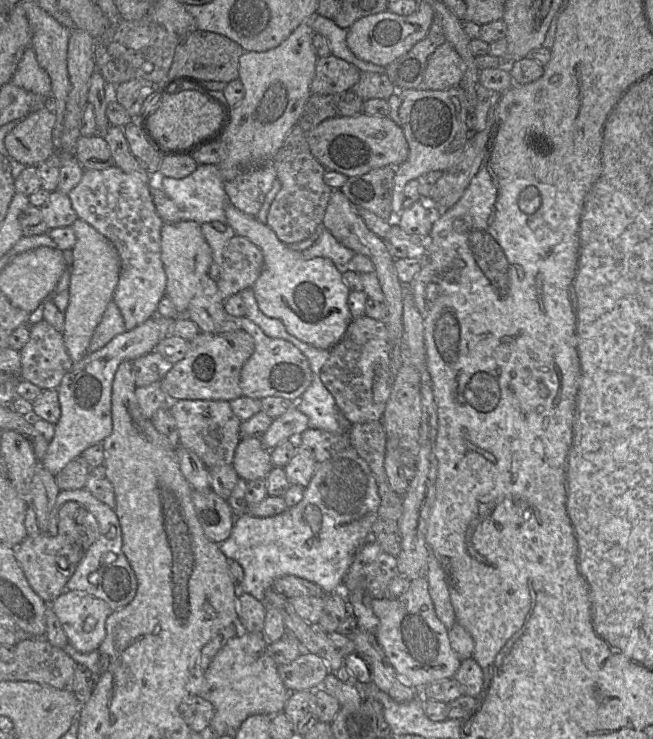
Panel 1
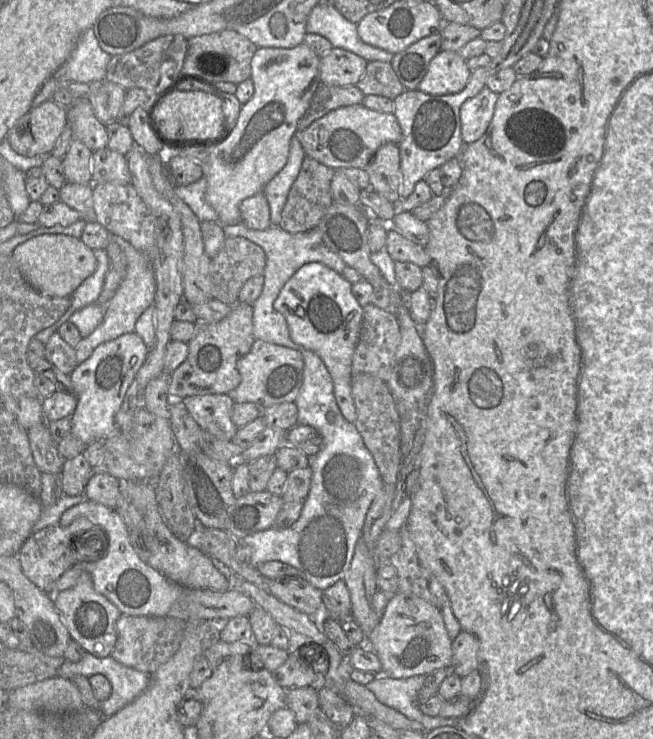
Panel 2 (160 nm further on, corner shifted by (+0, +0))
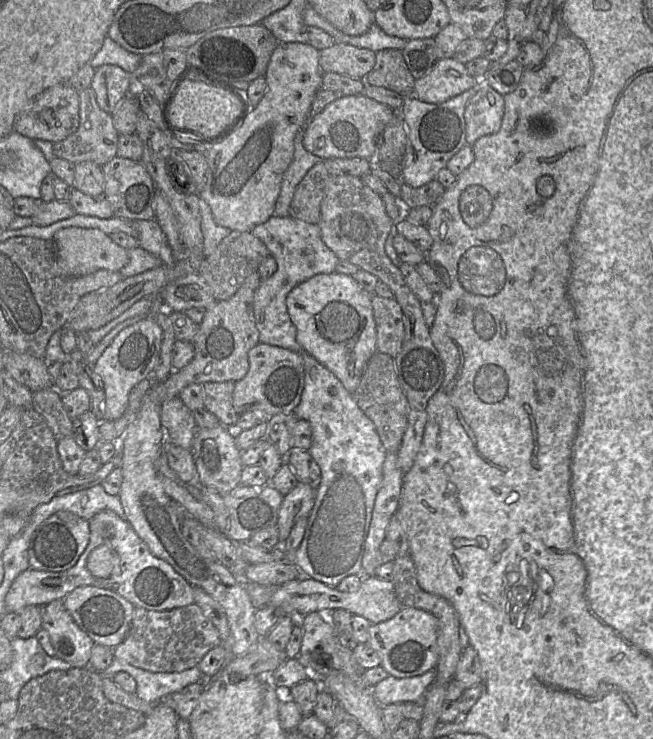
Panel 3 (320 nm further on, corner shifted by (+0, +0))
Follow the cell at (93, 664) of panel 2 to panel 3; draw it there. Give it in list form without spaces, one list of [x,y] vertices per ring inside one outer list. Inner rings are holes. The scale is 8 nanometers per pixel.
[[[115,658],[106,670],[100,674],[103,678],[112,678],[120,672],[127,672],[136,680],[135,695],[137,697],[147,703],[155,704],[191,684],[206,681],[198,667],[182,672],[153,673],[136,668],[123,660]]]

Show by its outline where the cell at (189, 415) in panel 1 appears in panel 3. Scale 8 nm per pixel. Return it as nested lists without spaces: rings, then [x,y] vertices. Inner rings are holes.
[[[208,382],[204,385],[204,408],[214,414],[220,424],[234,430],[239,414],[232,404],[235,382]]]

